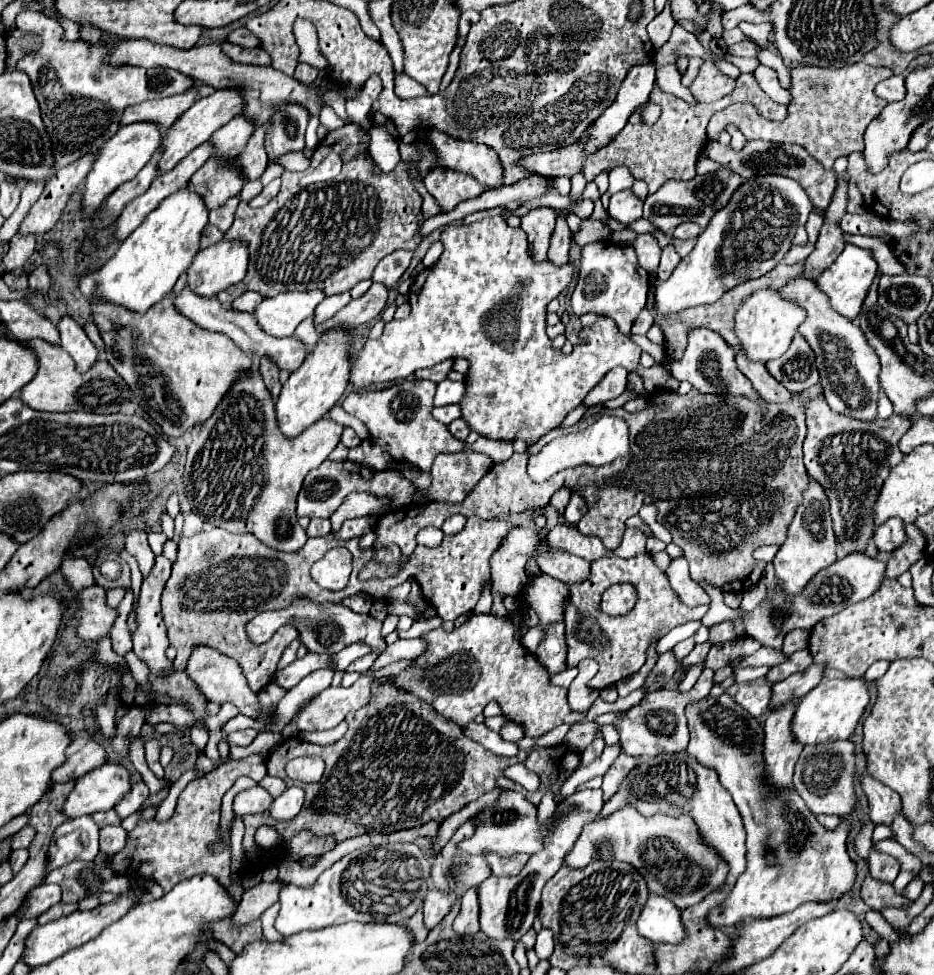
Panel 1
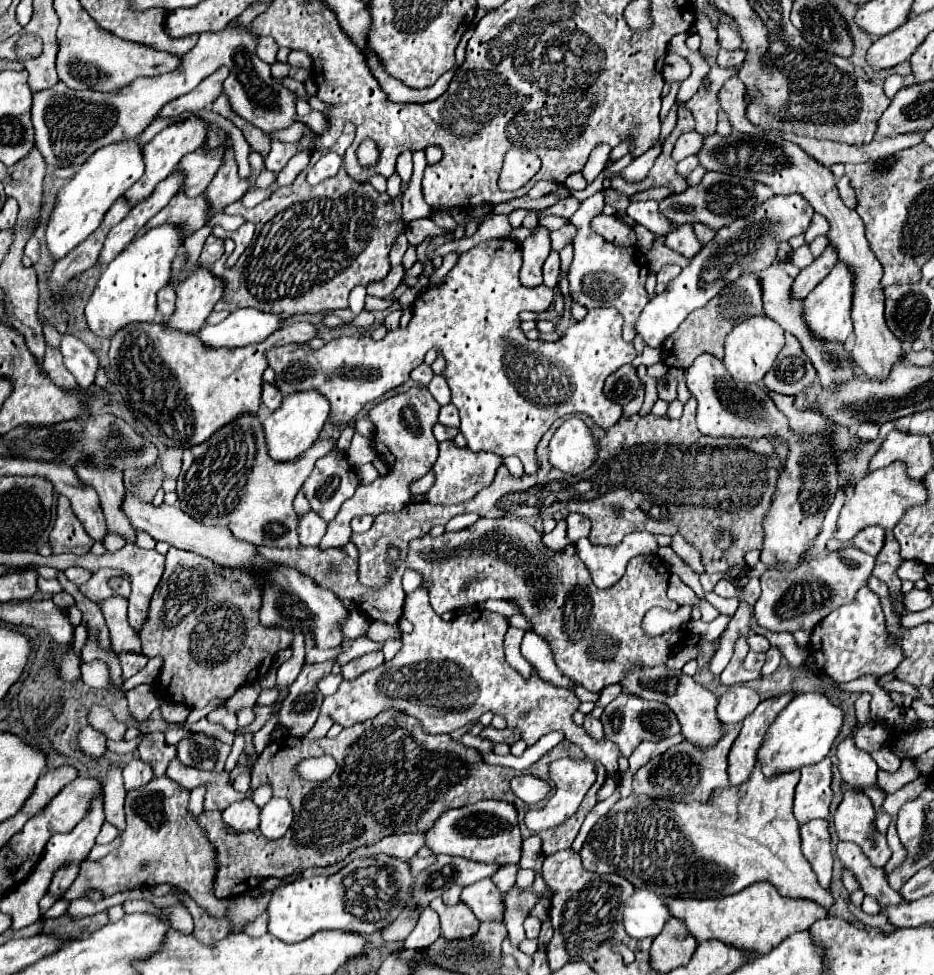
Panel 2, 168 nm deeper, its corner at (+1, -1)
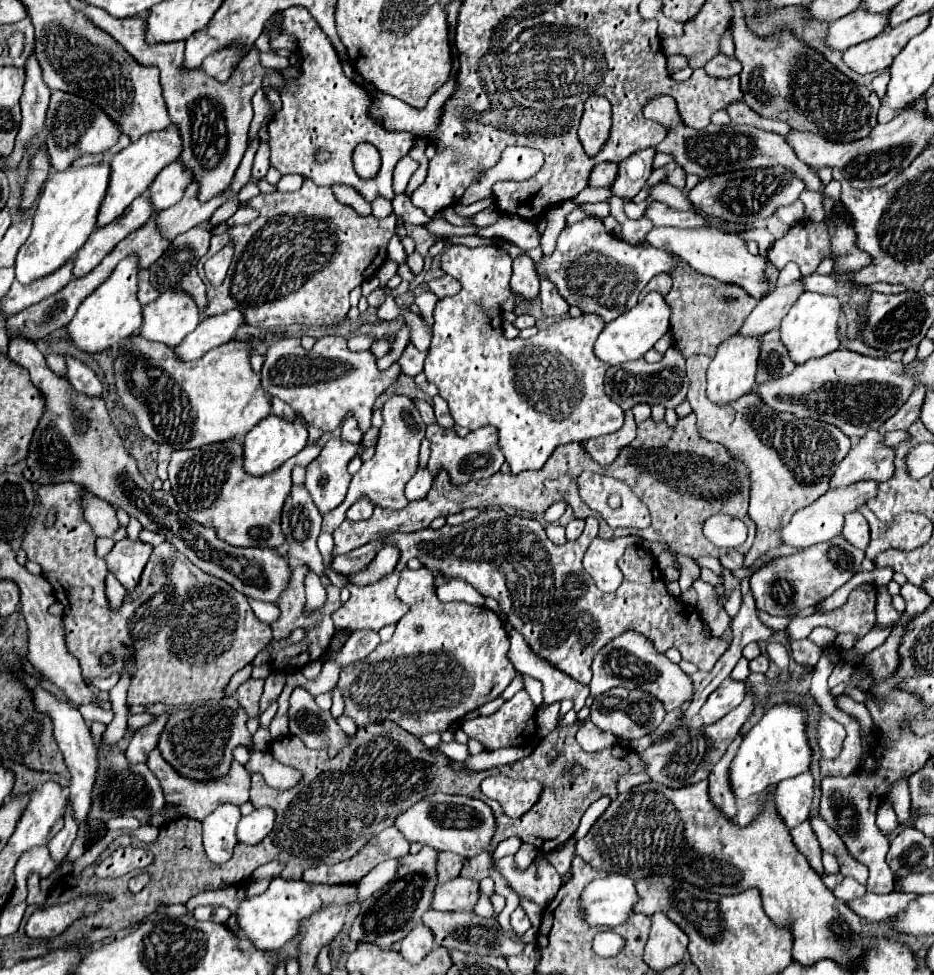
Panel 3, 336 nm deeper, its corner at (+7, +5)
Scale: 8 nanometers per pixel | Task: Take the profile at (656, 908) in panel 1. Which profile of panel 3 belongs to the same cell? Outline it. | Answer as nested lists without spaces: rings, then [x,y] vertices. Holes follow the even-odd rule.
[[[606,875],[588,883],[580,895],[580,915],[590,927],[616,927],[632,915],[634,881],[626,875]]]

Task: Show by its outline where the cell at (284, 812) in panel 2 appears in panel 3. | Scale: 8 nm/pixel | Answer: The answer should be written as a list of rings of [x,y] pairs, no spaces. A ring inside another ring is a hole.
[[[268,809],[252,811],[250,815],[242,817],[242,821],[238,823],[238,829],[236,829],[238,843],[244,843],[244,845],[260,843],[268,835],[268,831],[272,831],[272,823],[274,823],[272,811]]]

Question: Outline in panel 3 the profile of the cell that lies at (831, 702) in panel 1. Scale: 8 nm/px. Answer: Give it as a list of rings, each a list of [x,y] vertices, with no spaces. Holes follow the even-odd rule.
[[[776,705],[750,729],[744,737],[734,761],[730,763],[728,777],[730,789],[736,799],[760,795],[764,789],[778,785],[784,779],[804,773],[810,765],[812,749],[806,741],[806,713],[794,705]]]

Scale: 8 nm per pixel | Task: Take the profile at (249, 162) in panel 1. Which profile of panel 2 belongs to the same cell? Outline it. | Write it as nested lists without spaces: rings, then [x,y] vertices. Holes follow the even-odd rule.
[[[228,155],[222,169],[218,169],[218,173],[210,181],[208,189],[204,191],[206,197],[210,197],[210,205],[214,205],[214,213],[210,213],[210,217],[214,217],[226,205],[242,199],[250,187],[252,187],[250,179],[242,179],[238,175],[238,165],[236,165],[234,157]]]

